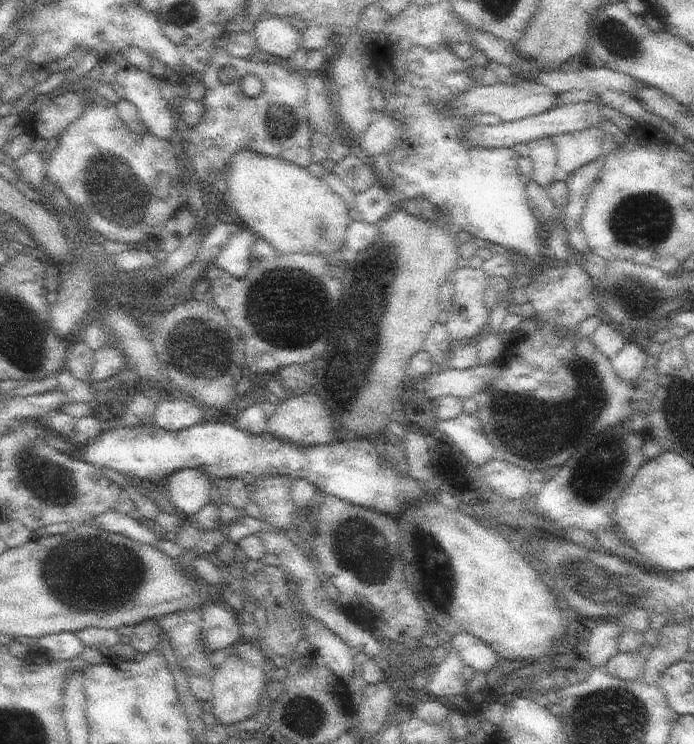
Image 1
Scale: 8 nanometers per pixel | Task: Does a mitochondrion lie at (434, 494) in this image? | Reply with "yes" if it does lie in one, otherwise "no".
no

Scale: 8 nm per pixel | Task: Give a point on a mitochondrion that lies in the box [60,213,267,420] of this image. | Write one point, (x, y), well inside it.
(201, 351)

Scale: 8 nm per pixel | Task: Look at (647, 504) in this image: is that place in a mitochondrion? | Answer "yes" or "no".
no

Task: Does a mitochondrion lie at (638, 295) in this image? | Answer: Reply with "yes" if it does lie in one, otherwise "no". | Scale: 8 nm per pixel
yes

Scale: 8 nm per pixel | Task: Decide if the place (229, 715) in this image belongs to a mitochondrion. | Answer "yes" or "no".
no

